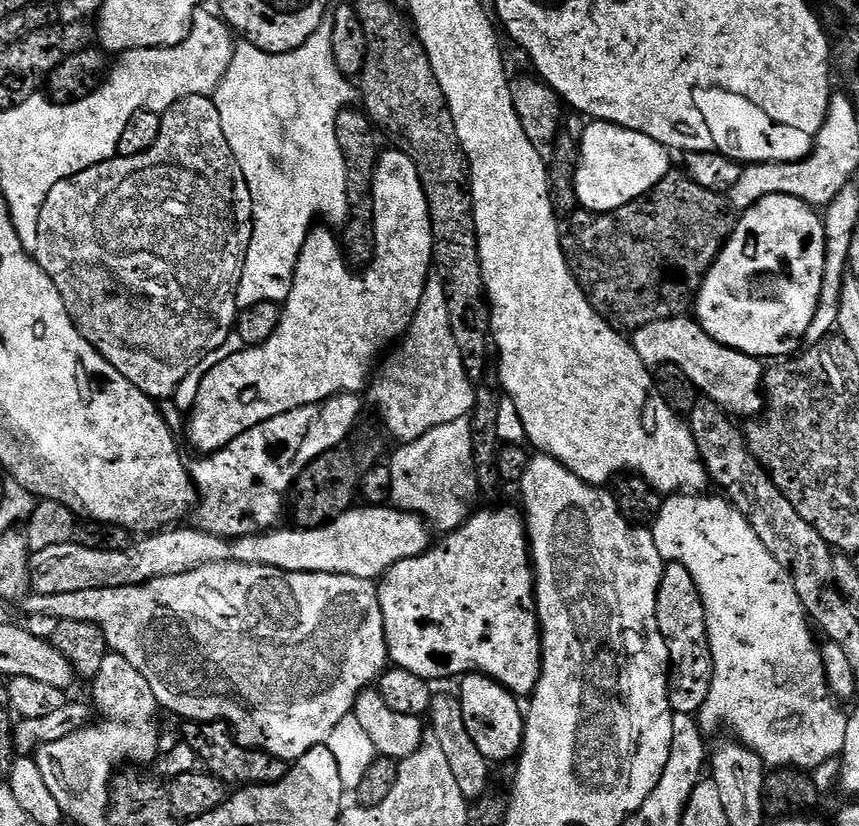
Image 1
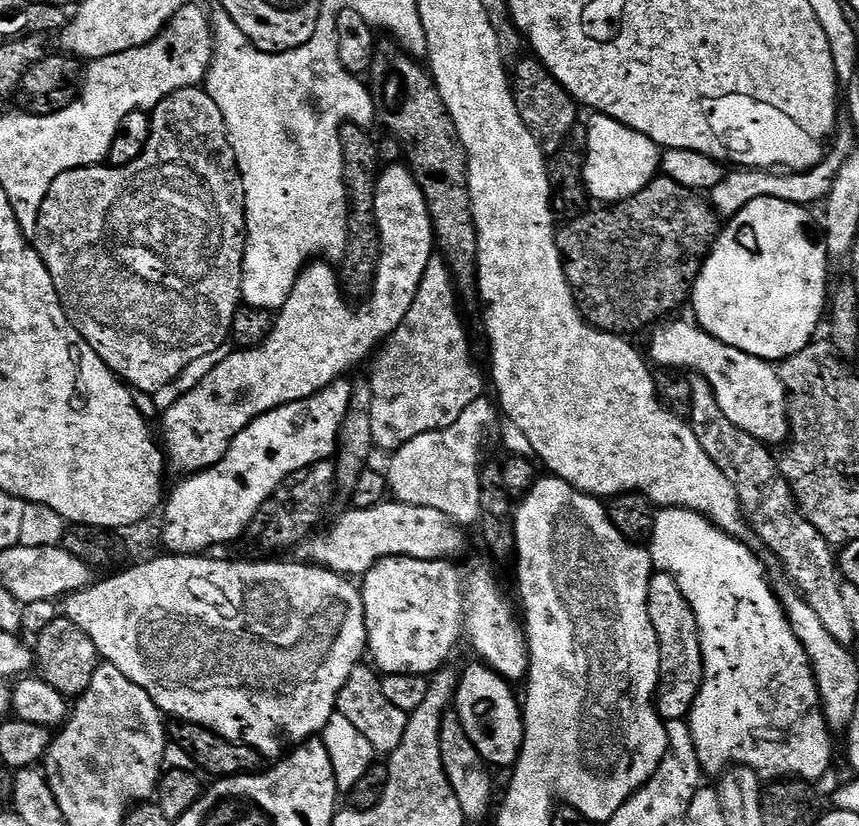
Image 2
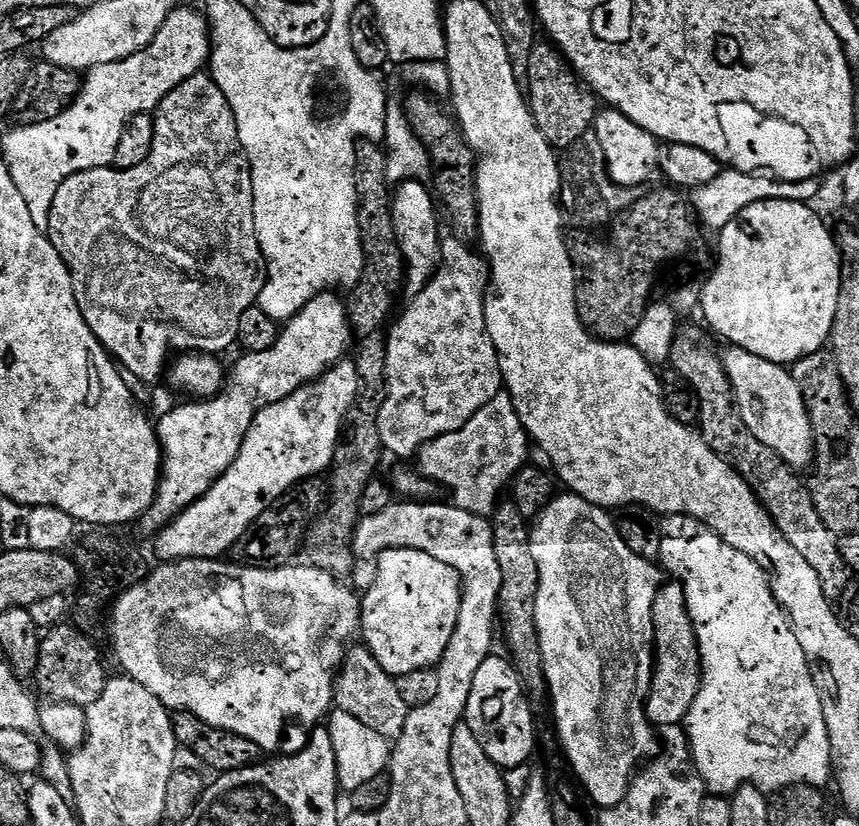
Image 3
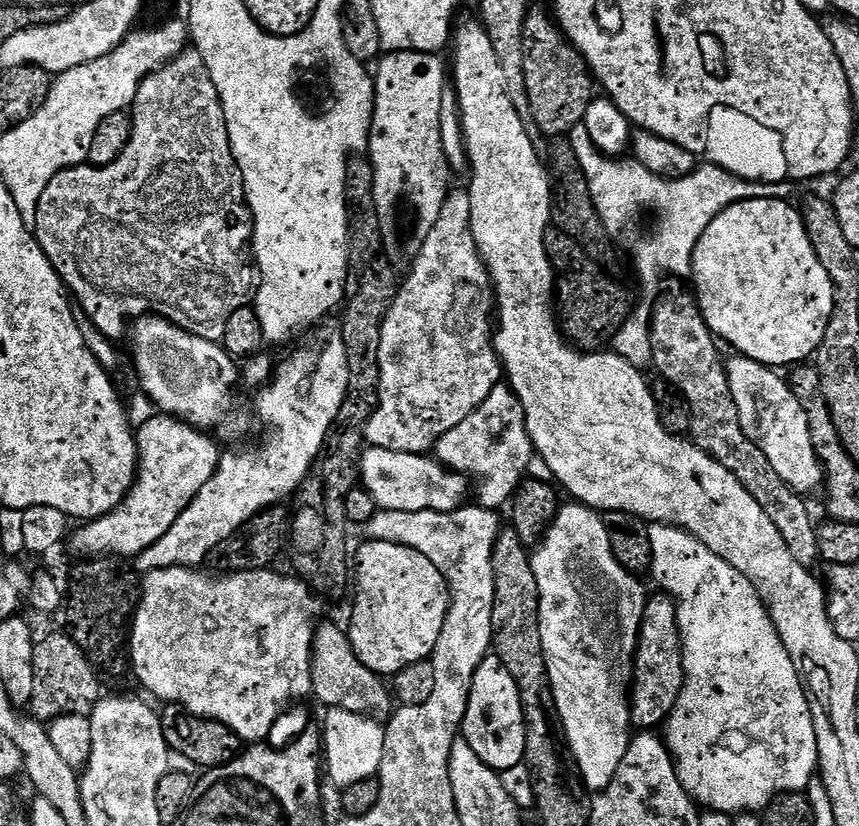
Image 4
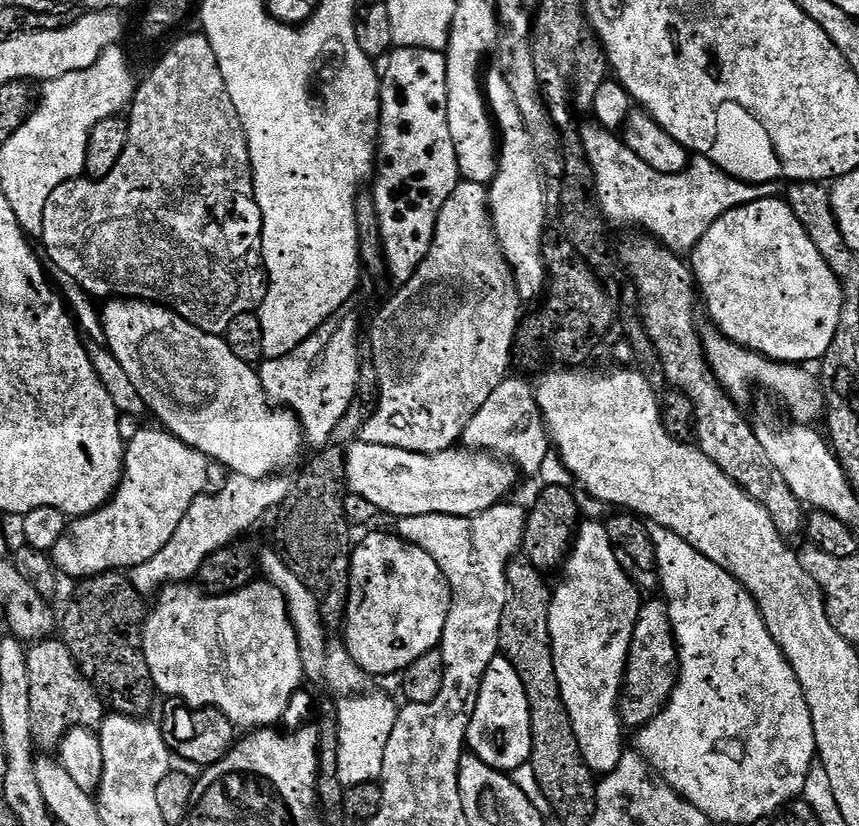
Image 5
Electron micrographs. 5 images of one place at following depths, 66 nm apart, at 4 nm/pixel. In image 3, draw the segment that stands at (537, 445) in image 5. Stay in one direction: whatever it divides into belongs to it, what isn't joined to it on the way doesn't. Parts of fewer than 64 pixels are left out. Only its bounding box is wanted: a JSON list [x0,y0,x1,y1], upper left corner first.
[418,394,528,518]

